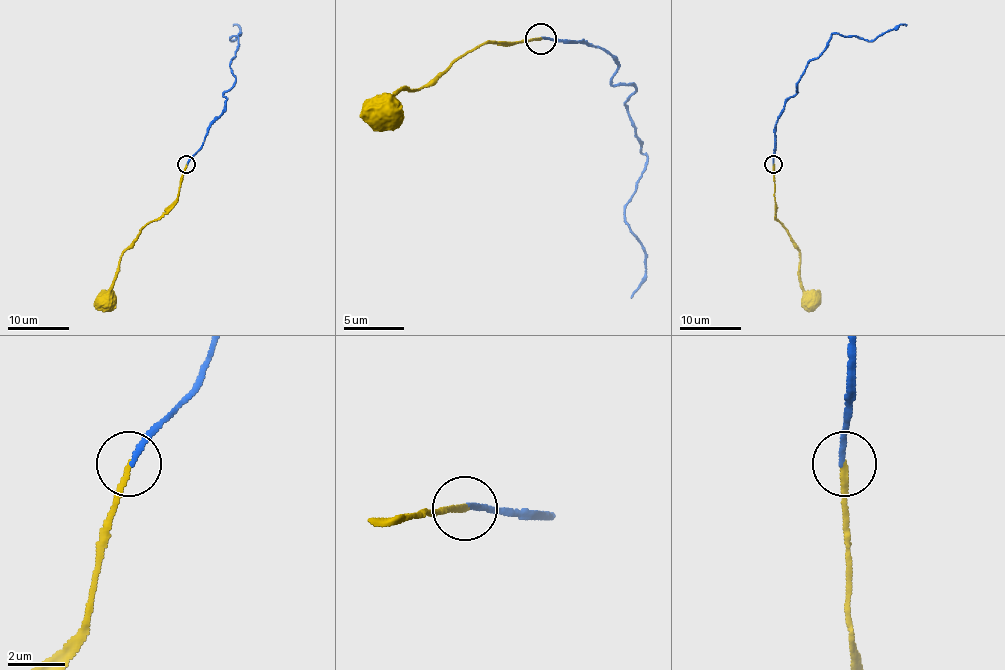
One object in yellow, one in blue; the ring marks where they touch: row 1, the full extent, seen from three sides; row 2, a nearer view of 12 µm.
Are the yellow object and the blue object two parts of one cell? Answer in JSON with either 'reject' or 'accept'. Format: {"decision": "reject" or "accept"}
{"decision": "accept"}

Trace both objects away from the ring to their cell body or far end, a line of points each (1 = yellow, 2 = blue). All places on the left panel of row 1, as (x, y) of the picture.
1: (187, 164), (178, 198), (148, 223), (123, 252), (111, 294), (114, 300), (111, 302)
2: (187, 164), (233, 85), (230, 62), (241, 34), (230, 39), (240, 34), (233, 25)

